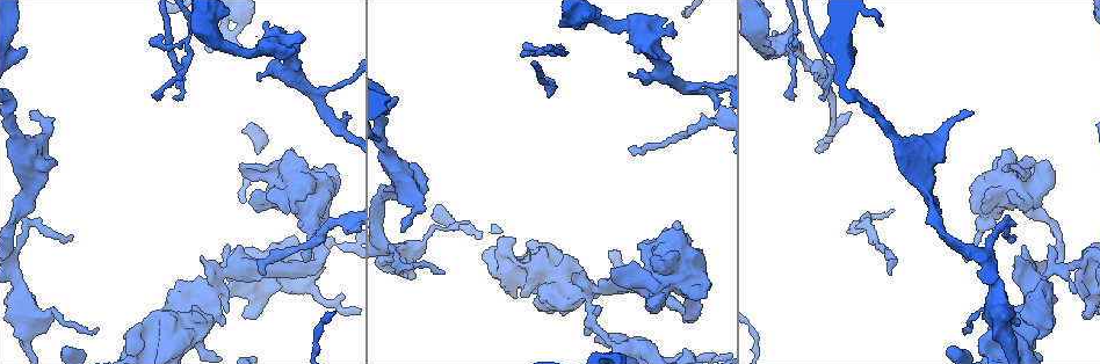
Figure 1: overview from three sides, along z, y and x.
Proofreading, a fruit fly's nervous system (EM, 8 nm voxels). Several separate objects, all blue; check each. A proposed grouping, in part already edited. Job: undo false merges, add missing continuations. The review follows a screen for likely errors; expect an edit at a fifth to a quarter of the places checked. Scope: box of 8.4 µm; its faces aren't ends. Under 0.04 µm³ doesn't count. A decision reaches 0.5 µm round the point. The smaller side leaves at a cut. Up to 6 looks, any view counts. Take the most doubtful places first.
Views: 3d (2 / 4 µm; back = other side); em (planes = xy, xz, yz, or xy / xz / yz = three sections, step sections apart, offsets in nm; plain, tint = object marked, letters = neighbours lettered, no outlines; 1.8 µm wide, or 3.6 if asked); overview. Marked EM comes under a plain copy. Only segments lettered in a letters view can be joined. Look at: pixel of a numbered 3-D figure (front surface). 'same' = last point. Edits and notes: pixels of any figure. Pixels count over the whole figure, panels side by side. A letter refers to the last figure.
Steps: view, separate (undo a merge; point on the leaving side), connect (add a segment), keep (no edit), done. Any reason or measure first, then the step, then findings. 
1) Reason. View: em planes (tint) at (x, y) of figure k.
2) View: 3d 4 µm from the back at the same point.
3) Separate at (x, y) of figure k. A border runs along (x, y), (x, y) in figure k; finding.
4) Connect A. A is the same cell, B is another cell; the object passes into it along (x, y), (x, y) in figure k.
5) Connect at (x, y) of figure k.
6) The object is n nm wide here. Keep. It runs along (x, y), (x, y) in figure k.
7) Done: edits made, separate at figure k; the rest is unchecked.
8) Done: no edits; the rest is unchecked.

An open end. View: em xz step 8 (tint) at (267, 23) of figure 1.

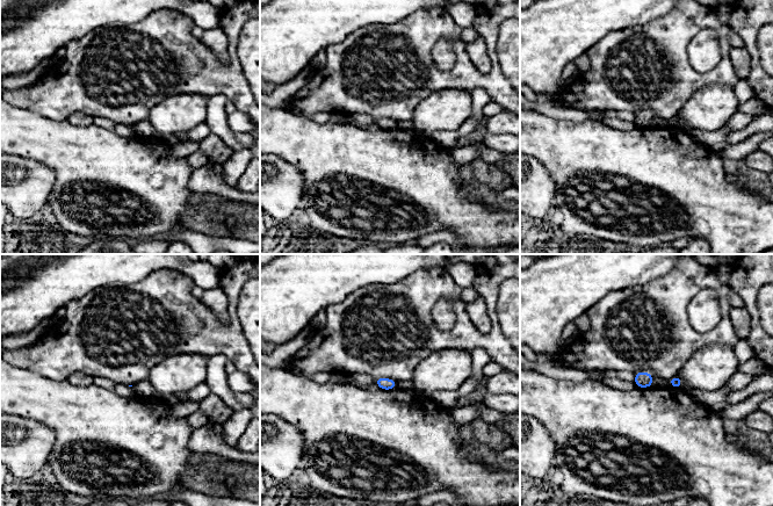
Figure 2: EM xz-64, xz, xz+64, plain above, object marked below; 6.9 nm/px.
Cut it another way. View: em planes (letters) at the same point.

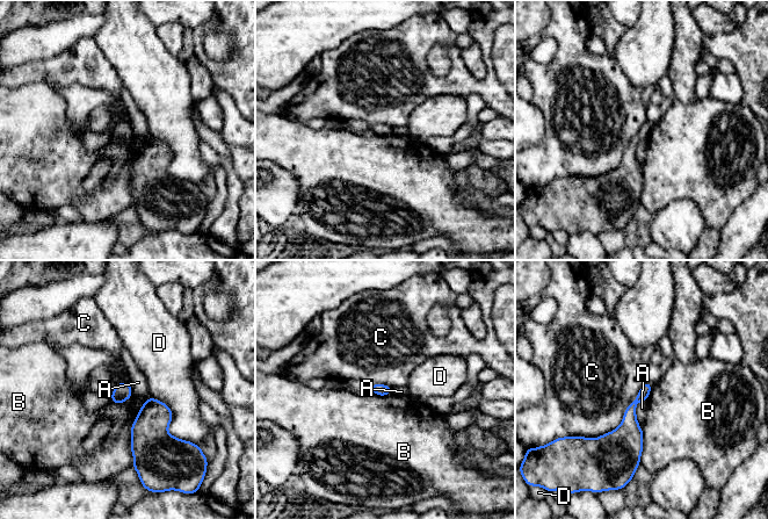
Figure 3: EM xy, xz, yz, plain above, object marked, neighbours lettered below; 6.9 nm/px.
Keep. A, B, C and D are other cells; a border runs along (631, 402), (613, 430), (579, 437) in figure 3; none of them fits.

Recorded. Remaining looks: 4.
An open end. View: em planes (letters) at (400, 230) of figure 1.

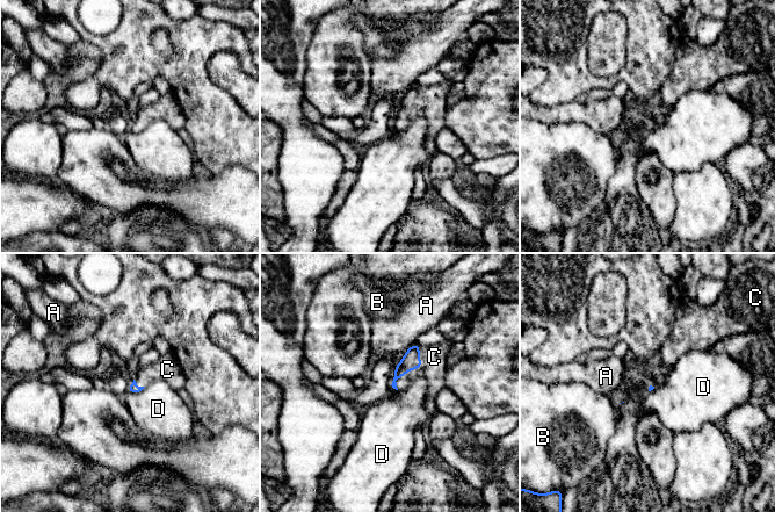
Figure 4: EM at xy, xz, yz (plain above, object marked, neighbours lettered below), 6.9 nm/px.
Connect C. C is the same cell, A, B and D are other cells; the object passes into it along (411, 360), (413, 368), (434, 357) in figure 4; it goes on there.

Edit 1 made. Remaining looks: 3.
Redraw. View: overview.

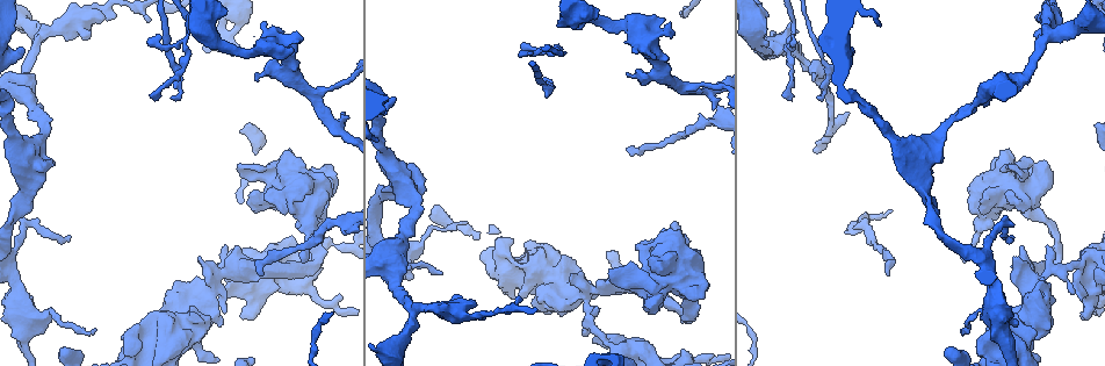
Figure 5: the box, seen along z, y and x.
Branch point. View: em planes (tint) at (583, 290) of figure 5.

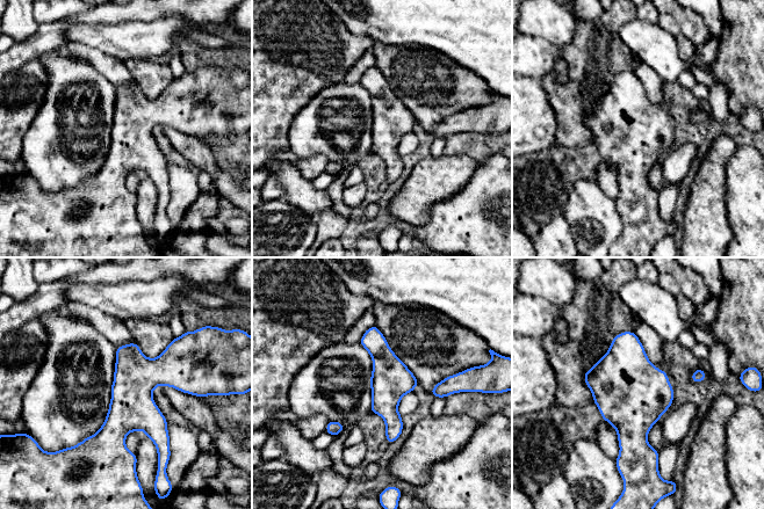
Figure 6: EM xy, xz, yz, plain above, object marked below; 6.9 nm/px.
View: em planes (letters) at the same point.

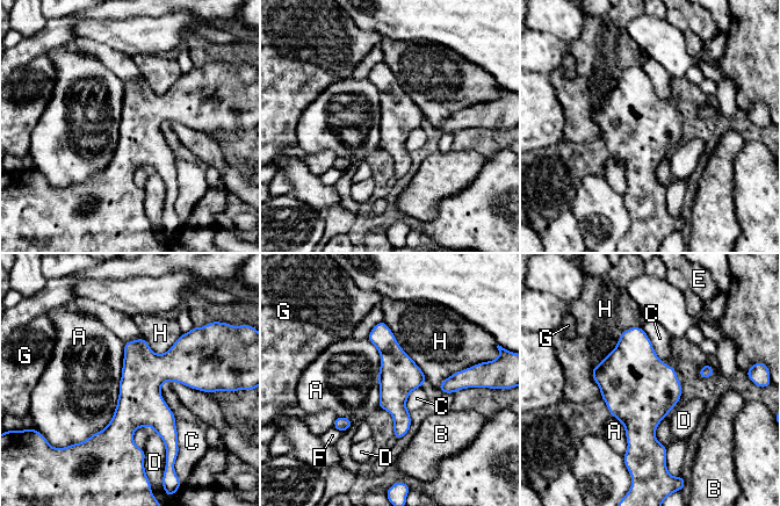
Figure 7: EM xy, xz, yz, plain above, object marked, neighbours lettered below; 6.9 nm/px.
The object is 280 nm wide here. Keep. A, B, C, D, E, F, G and H are other cells; a border runs along (115, 409), (103, 428), (77, 443) in figure 7; all the same neuron.

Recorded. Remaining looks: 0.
Done: edits made, connect at figure 4; the rest is unchecked.

